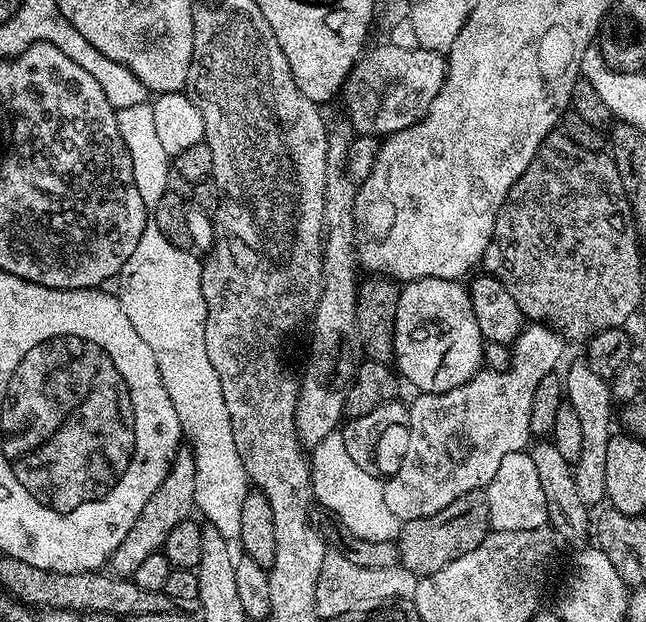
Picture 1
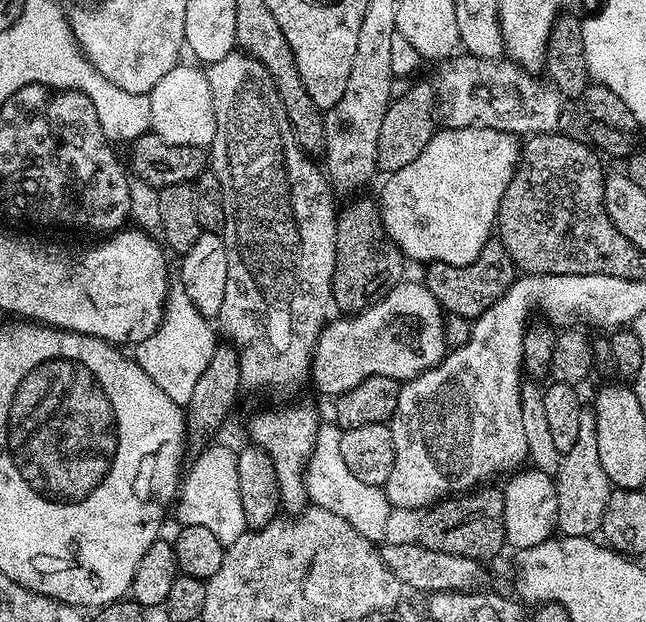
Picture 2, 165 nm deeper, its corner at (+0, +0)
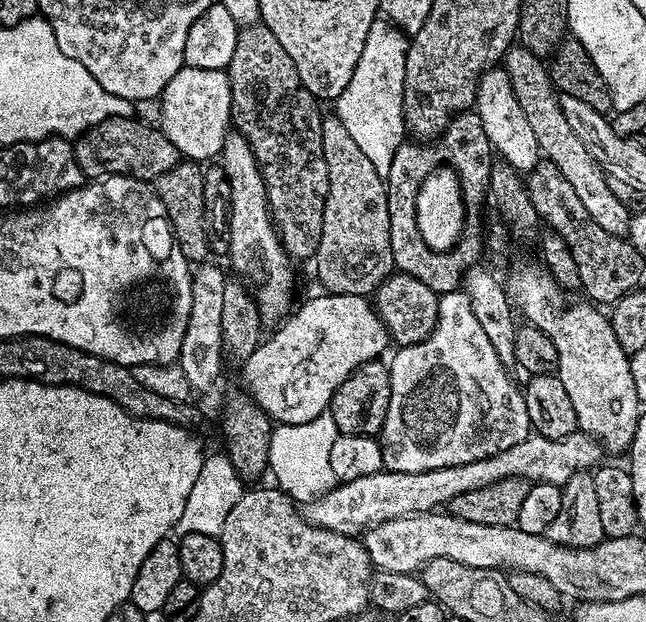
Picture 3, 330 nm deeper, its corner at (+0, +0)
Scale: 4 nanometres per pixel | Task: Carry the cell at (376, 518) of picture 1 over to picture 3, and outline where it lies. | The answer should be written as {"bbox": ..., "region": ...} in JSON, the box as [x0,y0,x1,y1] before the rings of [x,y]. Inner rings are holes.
{"bbox":[268,414,338,505],"region":[[[331,414],[314,418],[301,424],[276,424],[270,438],[268,467],[275,487],[301,505],[317,500],[335,488],[338,481],[330,466],[330,450],[334,447],[338,433]]]}

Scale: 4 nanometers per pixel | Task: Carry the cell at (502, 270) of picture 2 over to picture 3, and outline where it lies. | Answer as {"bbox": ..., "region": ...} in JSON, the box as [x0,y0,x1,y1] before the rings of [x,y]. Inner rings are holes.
{"bbox":[386,110,493,294],"region":[[[474,110],[460,112],[455,116],[448,124],[448,129],[440,133],[435,143],[405,142],[396,147],[394,162],[390,162],[390,174],[386,178],[386,183],[388,185],[388,205],[390,206],[390,250],[396,263],[395,271],[397,273],[418,278],[423,285],[430,286],[431,290],[439,294],[455,292],[463,285],[464,273],[470,268],[477,267],[481,263],[480,255],[486,252],[486,224],[485,221],[480,221],[480,215],[484,212],[484,199],[486,202],[490,196],[488,187],[490,186],[490,170],[493,159],[492,143],[490,138],[486,138],[486,130],[482,130],[482,118],[478,118],[478,114]],[[445,162],[455,168],[457,176],[460,177],[460,189],[464,195],[466,215],[464,217],[464,234],[459,242],[447,252],[439,252],[426,244],[418,230],[416,199],[418,198],[418,190],[422,186],[422,182],[426,182],[428,173],[435,172],[437,167]]]}

